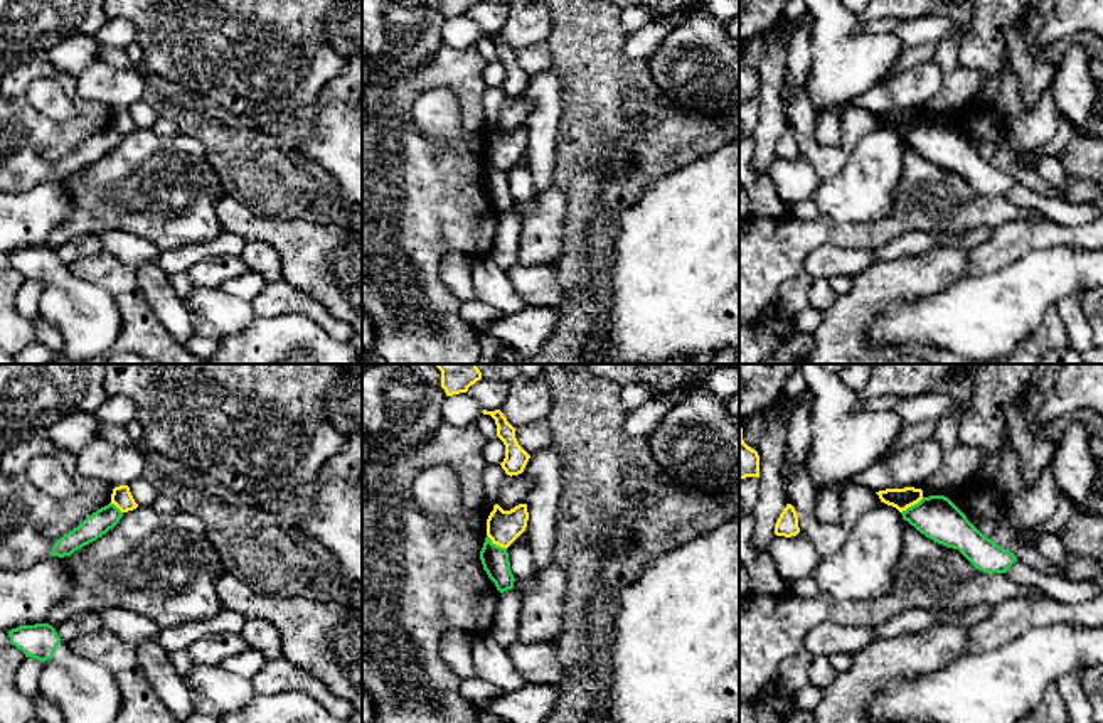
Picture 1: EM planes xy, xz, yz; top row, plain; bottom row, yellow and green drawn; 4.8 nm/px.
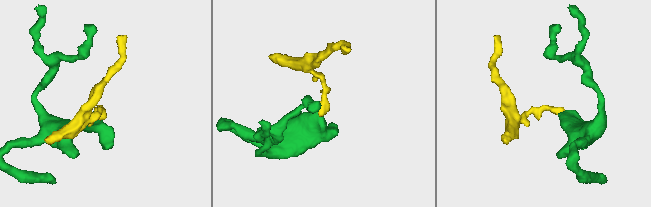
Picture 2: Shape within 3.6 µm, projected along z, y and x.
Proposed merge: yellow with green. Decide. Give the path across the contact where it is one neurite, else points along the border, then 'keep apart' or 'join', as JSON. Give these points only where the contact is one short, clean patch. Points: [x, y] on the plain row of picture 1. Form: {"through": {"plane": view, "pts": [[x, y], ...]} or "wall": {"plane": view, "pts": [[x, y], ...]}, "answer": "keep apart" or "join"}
{"wall": {"plane": "yz", "pts": [[923, 120], [901, 135]]}, "answer": "keep apart"}

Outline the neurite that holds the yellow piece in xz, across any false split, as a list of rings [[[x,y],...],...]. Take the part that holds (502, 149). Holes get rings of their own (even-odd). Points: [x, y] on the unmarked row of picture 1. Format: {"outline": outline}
{"outline": [[[495,126],[487,142],[487,158],[493,167],[507,172],[525,153],[527,143],[527,126],[519,126],[510,133]]]}

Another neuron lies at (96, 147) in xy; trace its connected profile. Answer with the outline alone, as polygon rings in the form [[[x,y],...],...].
[[[109,125],[108,128],[88,138],[77,150],[59,160],[54,165],[51,177],[59,180],[71,179],[74,174],[96,163],[113,152],[121,140],[123,135]]]

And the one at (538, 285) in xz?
[[[517,263],[507,275],[512,288],[527,307],[557,308],[566,298],[552,265],[522,266]]]

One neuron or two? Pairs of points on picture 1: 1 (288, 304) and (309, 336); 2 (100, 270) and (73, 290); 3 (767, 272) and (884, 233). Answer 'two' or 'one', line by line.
1: two
2: two
3: one

